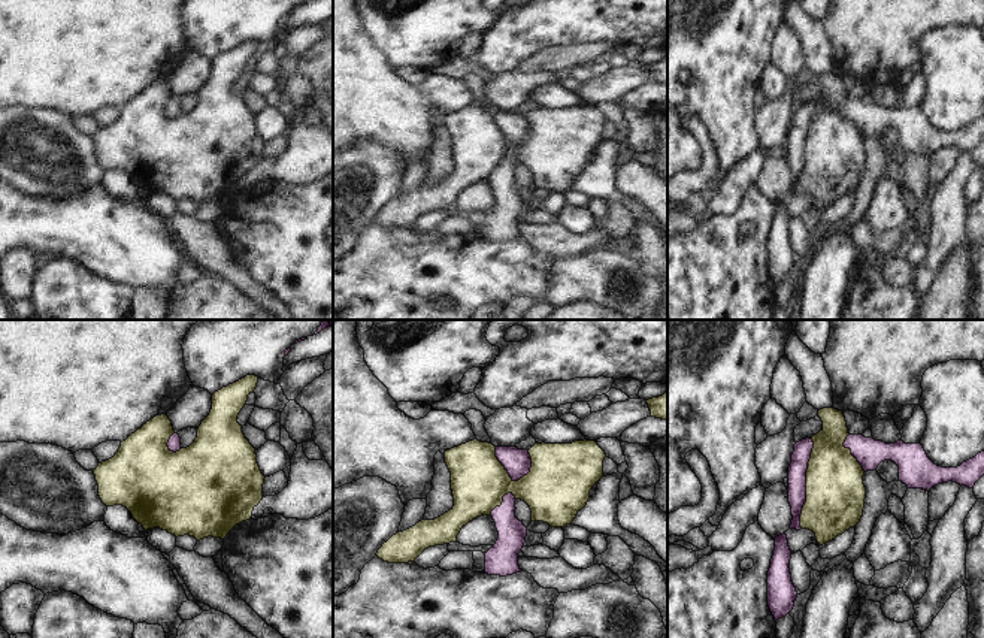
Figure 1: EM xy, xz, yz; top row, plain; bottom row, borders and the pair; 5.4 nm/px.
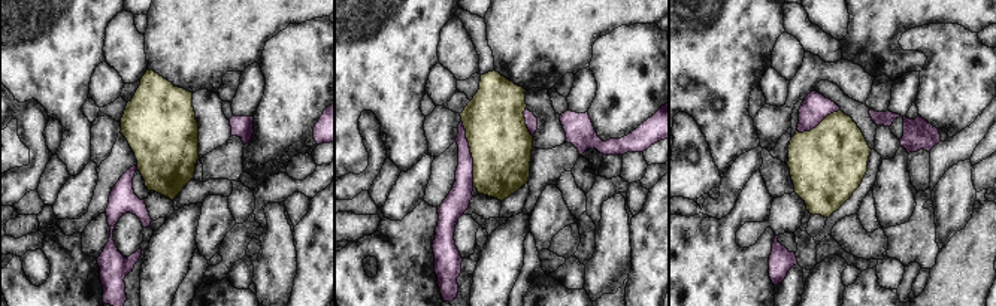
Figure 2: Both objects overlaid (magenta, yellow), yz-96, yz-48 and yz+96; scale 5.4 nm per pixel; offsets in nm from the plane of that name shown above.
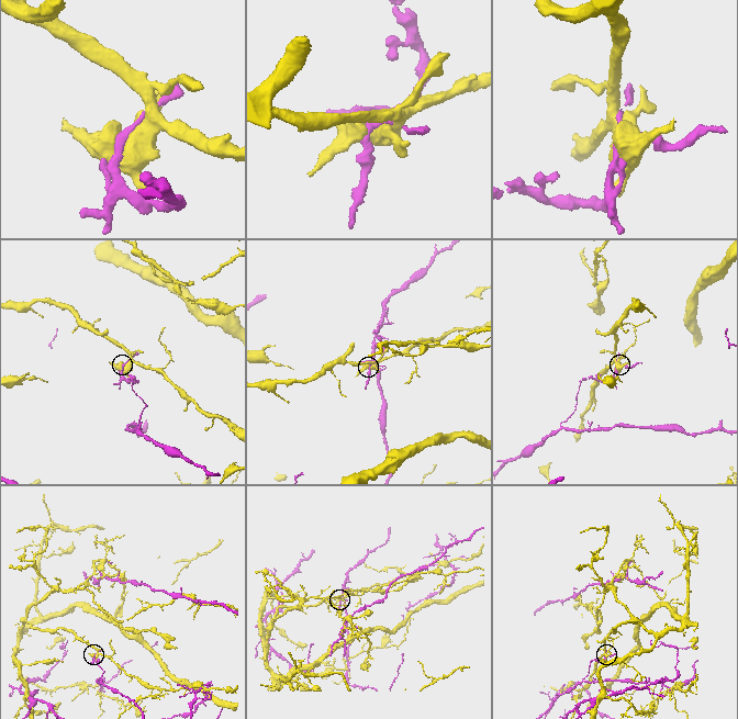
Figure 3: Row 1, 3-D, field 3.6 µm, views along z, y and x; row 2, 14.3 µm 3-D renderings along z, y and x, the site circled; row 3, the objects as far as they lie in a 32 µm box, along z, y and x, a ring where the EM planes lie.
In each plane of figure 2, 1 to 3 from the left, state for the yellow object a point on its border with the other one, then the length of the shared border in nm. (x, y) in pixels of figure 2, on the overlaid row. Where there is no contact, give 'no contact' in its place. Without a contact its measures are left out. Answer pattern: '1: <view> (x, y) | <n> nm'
1: yz-96 (136, 167) | 30 nm
2: yz-48 (471, 154) | 360 nm
3: yz+96 (819, 123) | 260 nm

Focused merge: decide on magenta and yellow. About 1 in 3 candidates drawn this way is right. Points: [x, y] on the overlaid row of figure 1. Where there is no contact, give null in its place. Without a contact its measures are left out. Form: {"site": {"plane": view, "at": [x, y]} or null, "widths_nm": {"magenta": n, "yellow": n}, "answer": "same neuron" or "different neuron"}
{"site": {"plane": "yz", "at": [805, 483]}, "widths_nm": {"magenta": 100, "yellow": 320}, "answer": "different neuron"}

